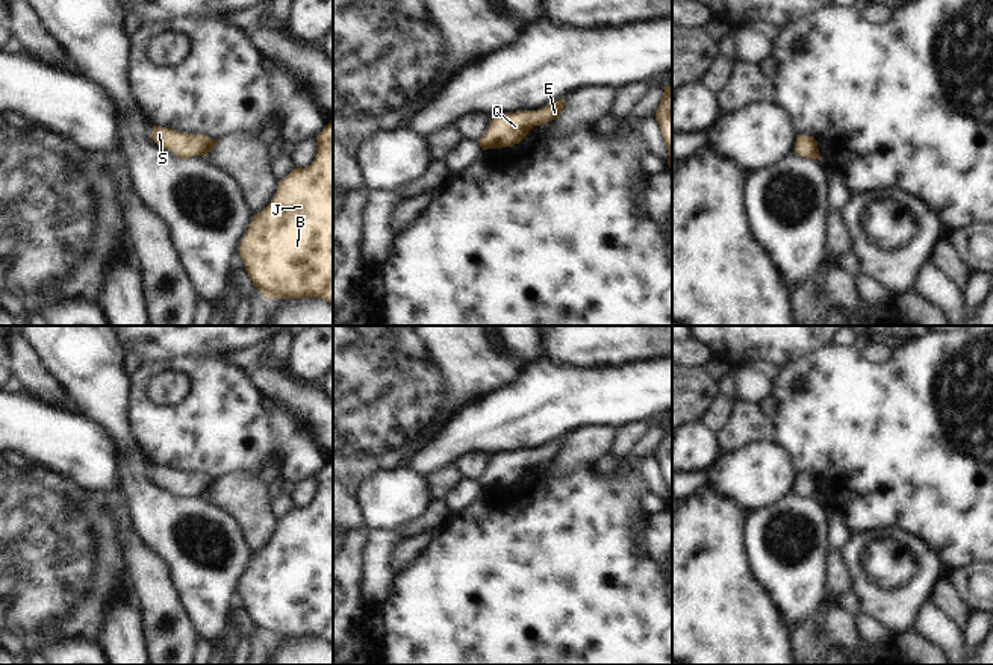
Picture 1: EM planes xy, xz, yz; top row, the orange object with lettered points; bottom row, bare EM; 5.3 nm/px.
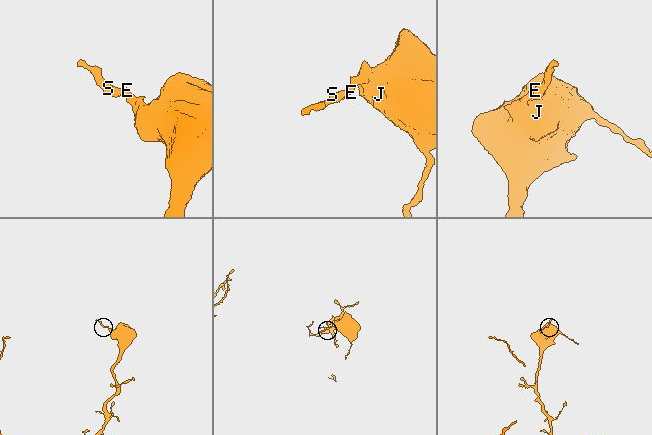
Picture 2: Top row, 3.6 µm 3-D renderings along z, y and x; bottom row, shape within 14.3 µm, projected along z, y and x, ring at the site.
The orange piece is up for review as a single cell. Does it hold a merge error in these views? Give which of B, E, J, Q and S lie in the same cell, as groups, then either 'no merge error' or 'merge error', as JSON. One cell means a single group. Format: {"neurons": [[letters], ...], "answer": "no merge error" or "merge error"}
{"neurons": [["B", "E", "J", "Q", "S"]], "answer": "no merge error"}

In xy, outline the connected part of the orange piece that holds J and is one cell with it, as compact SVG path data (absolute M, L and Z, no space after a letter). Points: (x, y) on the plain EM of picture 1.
M333 456L316 476L318 492L307 507L294 507L271 542L256 553L239 595L266 638L316 636L333 644Z

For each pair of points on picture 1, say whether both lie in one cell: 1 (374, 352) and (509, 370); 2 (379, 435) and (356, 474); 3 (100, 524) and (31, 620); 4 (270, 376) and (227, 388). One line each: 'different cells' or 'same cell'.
1: same cell
2: same cell
3: same cell
4: different cells

